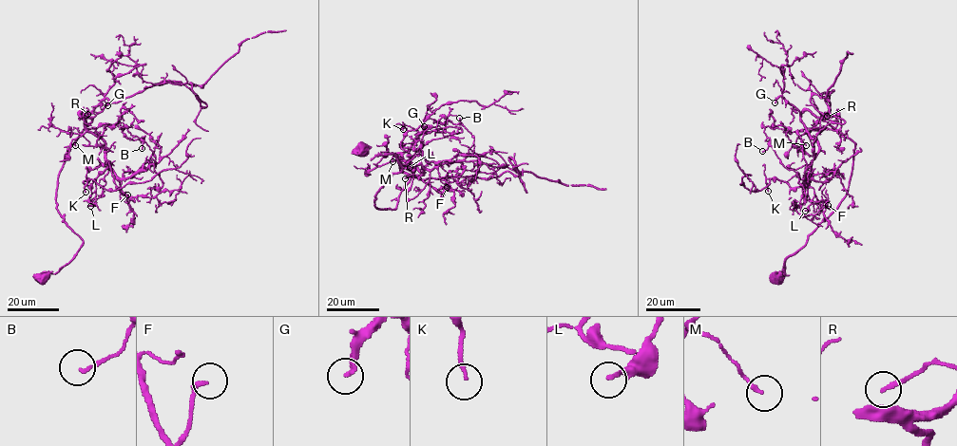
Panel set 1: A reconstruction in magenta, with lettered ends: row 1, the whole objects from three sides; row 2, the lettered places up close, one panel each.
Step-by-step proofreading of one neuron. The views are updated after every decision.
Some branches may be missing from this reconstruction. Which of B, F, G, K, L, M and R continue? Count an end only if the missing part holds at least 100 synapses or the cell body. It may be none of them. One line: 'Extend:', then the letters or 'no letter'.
Extend: G

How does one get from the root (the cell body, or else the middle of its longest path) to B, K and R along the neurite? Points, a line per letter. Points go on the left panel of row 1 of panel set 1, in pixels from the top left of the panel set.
B: (45, 275), (83, 242), (56, 192), (66, 151), (92, 120), (82, 111), (118, 177), (155, 162), (142, 148)
K: (45, 275), (83, 242), (56, 192), (66, 151), (92, 120), (82, 111), (106, 164), (86, 192)
R: (45, 275), (55, 274), (65, 266), (83, 242), (58, 212), (56, 190), (67, 149), (97, 113), (87, 114)

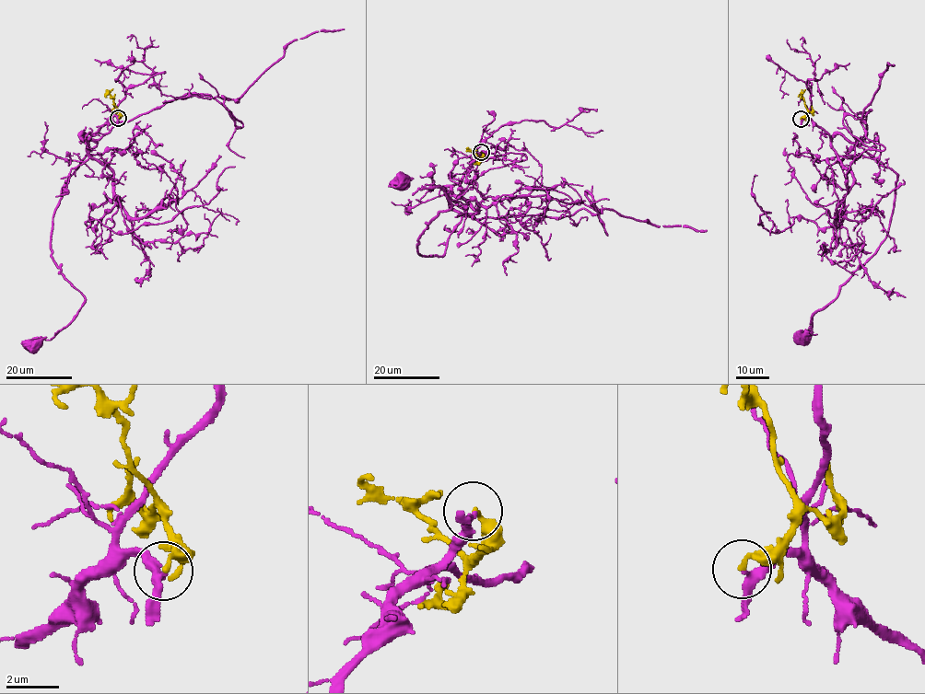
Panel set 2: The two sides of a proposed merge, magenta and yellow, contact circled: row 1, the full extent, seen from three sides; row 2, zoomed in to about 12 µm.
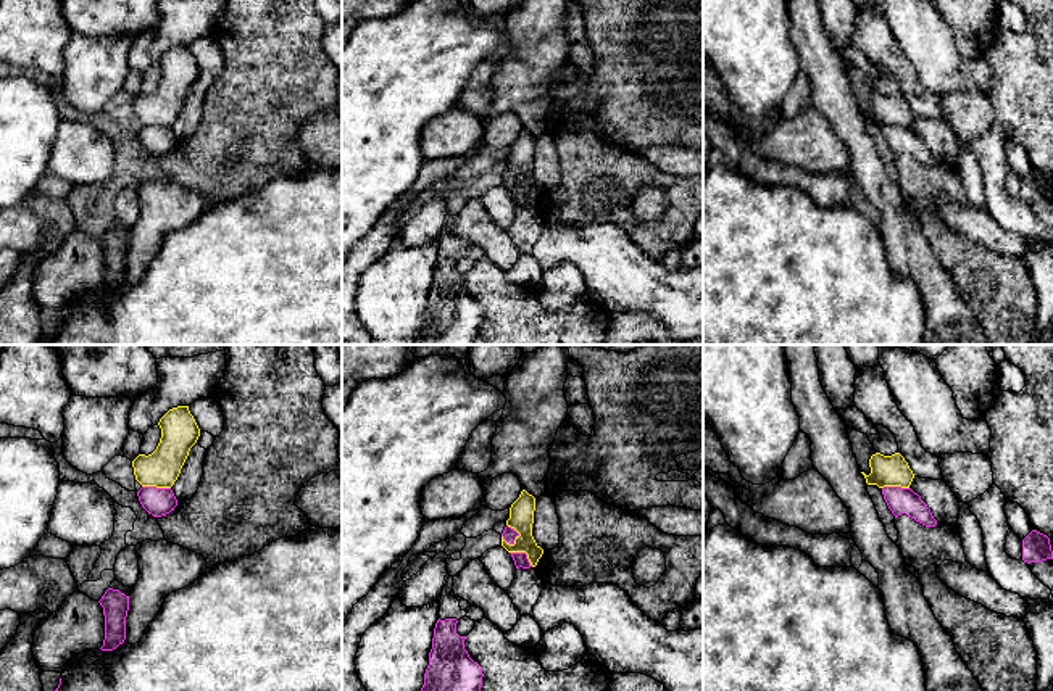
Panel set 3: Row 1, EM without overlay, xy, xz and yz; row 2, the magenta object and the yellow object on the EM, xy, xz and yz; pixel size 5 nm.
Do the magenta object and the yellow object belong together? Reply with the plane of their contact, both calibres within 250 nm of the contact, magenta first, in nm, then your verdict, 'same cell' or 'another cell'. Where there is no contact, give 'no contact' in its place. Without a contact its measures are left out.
contact in xz; calibres 70 and 130 nm; another cell

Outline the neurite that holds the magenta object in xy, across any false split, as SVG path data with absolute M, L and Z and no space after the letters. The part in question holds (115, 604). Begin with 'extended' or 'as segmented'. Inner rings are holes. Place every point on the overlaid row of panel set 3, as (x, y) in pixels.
as segmented; M108 588L98 602L105 615L105 639L100 649L113 651L126 639L129 596L119 590Z

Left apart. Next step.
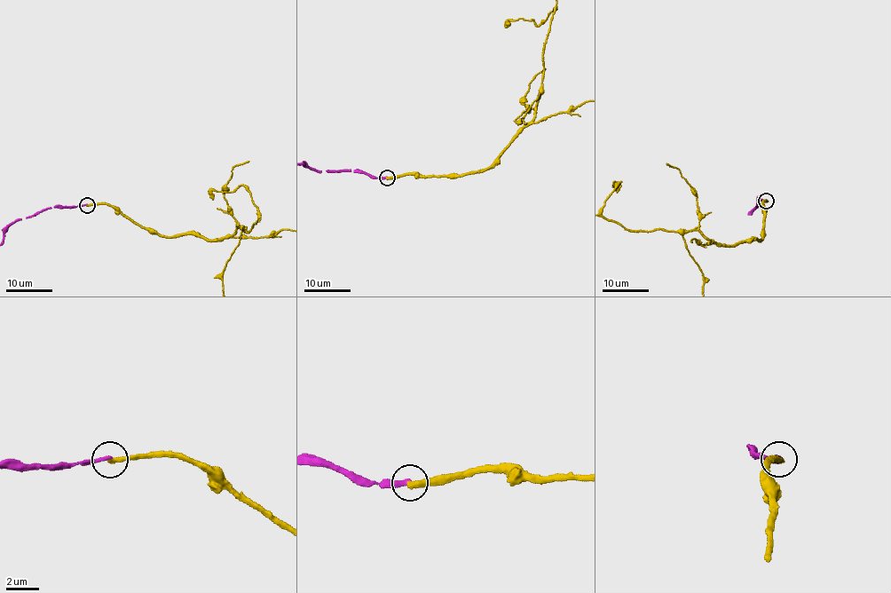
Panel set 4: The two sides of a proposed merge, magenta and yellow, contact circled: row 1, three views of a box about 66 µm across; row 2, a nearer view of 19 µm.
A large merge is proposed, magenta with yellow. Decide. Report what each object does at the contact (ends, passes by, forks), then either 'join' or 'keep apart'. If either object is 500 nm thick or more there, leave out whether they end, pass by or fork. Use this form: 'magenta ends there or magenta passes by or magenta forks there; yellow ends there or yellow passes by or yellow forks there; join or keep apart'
magenta ends there; yellow ends there; keep apart

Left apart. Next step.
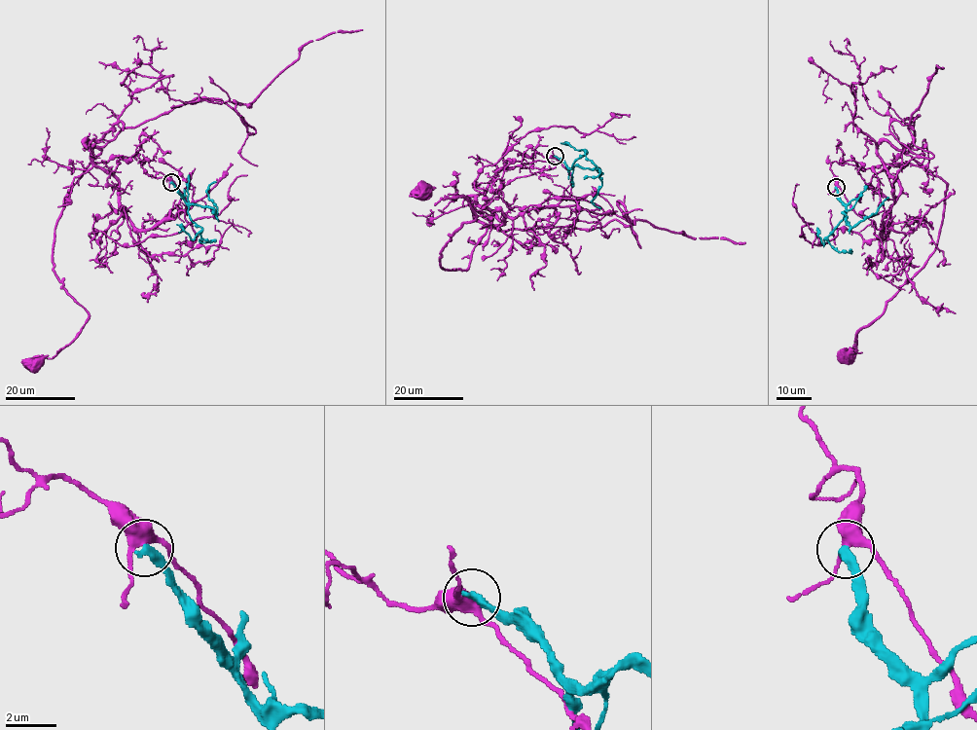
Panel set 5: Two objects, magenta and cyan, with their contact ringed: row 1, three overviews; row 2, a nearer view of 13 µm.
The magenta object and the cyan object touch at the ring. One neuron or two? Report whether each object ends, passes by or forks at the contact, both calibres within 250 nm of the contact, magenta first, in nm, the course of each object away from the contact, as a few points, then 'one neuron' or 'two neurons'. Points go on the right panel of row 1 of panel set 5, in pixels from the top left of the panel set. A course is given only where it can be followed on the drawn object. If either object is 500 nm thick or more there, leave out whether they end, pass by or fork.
magenta forks there; cyan ends there; 400 nm thick on the magenta side, 320 nm on the other; magenta runs (835, 187), (885, 236), (900, 185), (882, 142), (947, 185), (932, 255), (856, 334), (859, 353), (847, 352); cyan runs (835, 187), (837, 197), (845, 207), (847, 223), (850, 227), (874, 214), (888, 197); two neurons

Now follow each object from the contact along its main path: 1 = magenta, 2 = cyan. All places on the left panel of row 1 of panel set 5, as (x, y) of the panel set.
1: (171, 182), (186, 208), (137, 229), (86, 139), (100, 153), (53, 252), (89, 318), (38, 360)
2: (171, 182), (186, 203), (212, 207), (215, 215), (217, 207), (207, 193), (215, 181)

